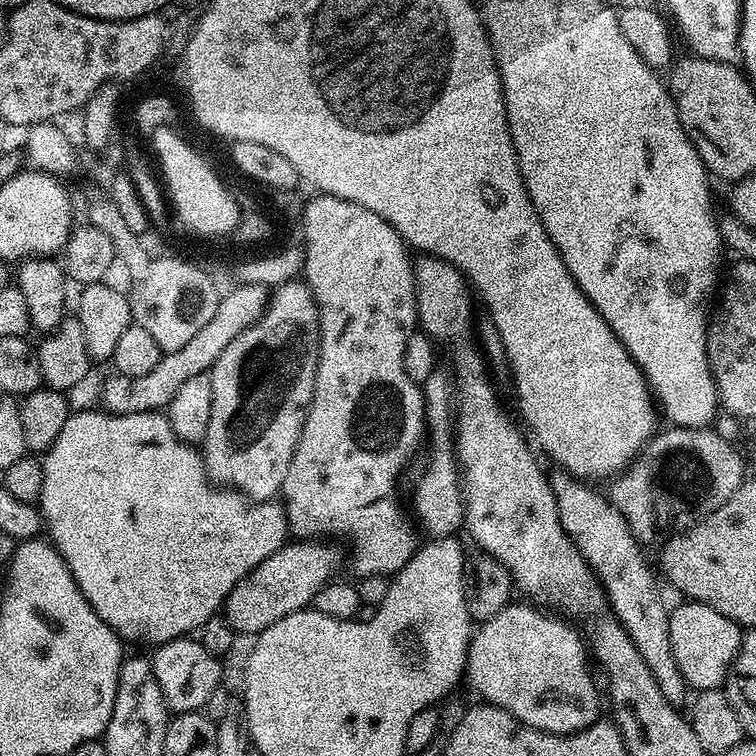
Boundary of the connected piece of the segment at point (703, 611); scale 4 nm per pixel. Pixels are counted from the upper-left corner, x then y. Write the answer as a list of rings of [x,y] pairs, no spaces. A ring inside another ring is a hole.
[[[684,602],[681,608],[673,607],[668,621],[672,653],[689,689],[720,688],[727,681],[736,655],[740,653],[741,625],[727,620],[708,604],[695,602]]]

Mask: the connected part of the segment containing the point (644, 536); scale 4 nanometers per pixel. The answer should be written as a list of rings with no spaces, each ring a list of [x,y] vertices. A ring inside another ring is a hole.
[[[668,426],[668,429],[657,431],[652,439],[640,449],[635,460],[627,469],[611,481],[606,495],[611,500],[616,511],[626,518],[630,530],[635,534],[641,545],[663,545],[681,532],[705,520],[714,510],[718,510],[740,488],[746,479],[744,460],[740,457],[741,449],[735,444],[726,442],[711,427],[678,428]]]

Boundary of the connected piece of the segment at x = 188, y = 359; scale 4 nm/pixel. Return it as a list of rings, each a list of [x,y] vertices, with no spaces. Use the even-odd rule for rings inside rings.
[[[237,283],[235,287],[221,295],[218,310],[214,310],[214,318],[210,318],[210,322],[206,322],[206,326],[202,326],[202,330],[198,330],[198,334],[194,334],[194,338],[190,338],[190,342],[186,342],[182,350],[163,353],[158,366],[154,366],[150,374],[142,374],[142,378],[109,375],[104,381],[99,403],[109,413],[117,416],[167,409],[170,398],[174,398],[182,382],[211,370],[218,362],[222,350],[226,350],[226,346],[230,346],[230,342],[234,342],[234,338],[238,338],[242,330],[254,326],[254,322],[258,322],[258,318],[268,307],[270,292],[265,285]]]

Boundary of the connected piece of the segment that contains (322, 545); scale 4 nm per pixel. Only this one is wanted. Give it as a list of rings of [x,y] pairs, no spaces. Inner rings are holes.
[[[297,539],[295,542],[286,542],[274,554],[270,554],[266,562],[257,564],[250,575],[238,582],[234,590],[230,590],[224,602],[222,615],[228,625],[238,634],[259,634],[274,626],[278,618],[305,611],[311,605],[314,594],[318,594],[318,590],[322,590],[322,586],[339,573],[336,571],[340,568],[340,552],[332,544],[335,543],[323,539]]]

